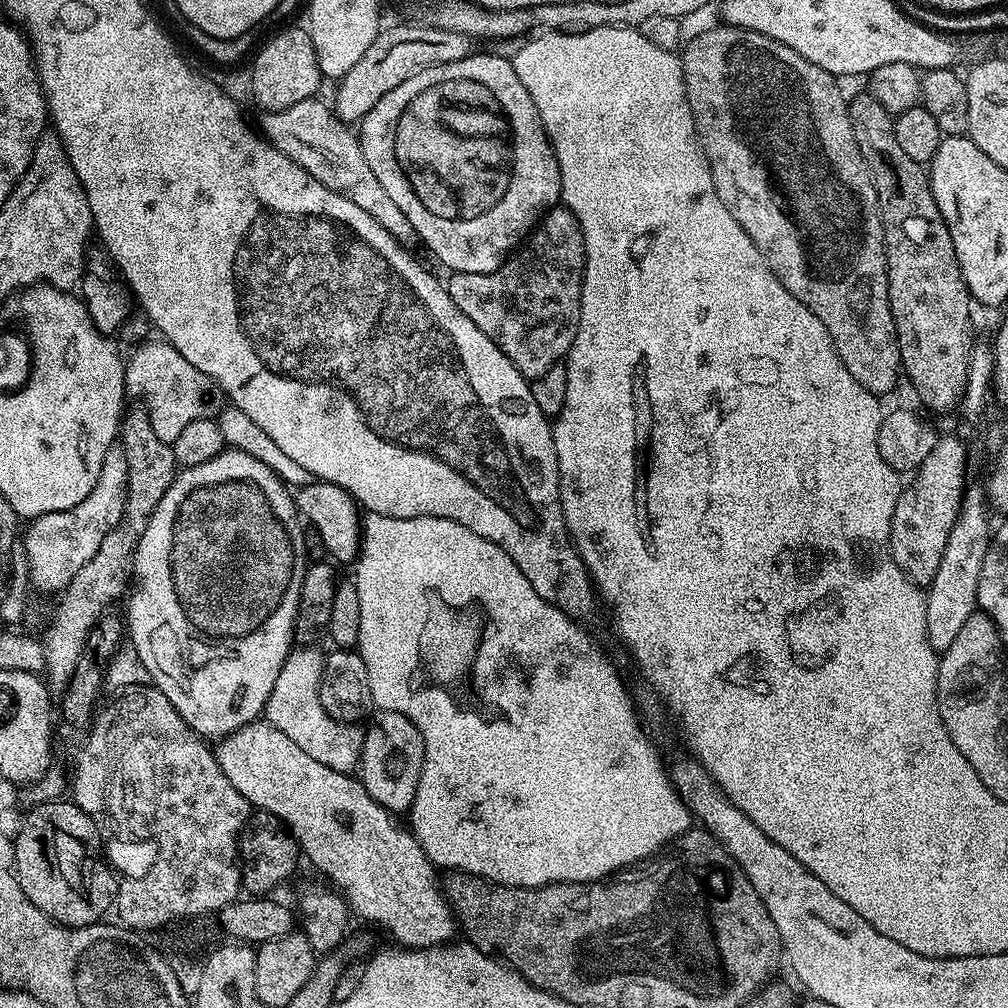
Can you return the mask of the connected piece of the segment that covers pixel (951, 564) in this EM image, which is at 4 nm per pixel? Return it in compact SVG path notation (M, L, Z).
M969 483L964 490L954 530L950 530L950 538L946 541L946 550L942 550L938 574L934 574L934 582L926 585L926 638L937 654L943 654L948 649L950 642L954 642L962 630L962 622L977 611L978 578L982 574L982 562L990 543L988 512L990 508L986 503L985 489Z

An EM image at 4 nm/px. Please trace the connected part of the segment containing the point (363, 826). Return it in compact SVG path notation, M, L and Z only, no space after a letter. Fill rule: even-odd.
M253 722L242 726L238 731L231 732L228 736L223 737L217 744L220 745L215 745L214 748L216 761L222 766L222 774L226 774L226 778L230 778L230 786L234 786L234 790L238 790L238 794L242 798L246 798L253 809L274 814L288 827L288 831L292 833L297 844L300 845L303 859L305 861L308 859L322 875L329 876L333 880L331 883L342 893L344 899L348 902L349 909L355 915L357 912L362 919L377 924L386 935L392 936L391 943L393 945L402 948L434 948L438 944L449 943L455 937L452 935L457 935L458 925L455 916L452 914L452 907L448 904L448 898L444 894L438 876L436 880L436 875L438 875L436 865L430 862L430 858L422 850L422 846L416 841L411 831L405 825L403 828L396 821L399 819L393 813L387 812L377 800L370 798L370 794L364 788L363 783L355 775L330 770L330 766L322 766L322 762L310 758L310 754L306 754L306 750L302 750L292 739L286 738L286 734L282 734L282 730L278 730L273 724L267 722Z

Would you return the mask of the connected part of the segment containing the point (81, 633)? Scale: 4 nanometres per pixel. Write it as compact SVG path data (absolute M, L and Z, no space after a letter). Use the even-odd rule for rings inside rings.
M136 500L133 506L125 507L124 521L117 528L113 527L102 542L98 554L74 574L74 578L62 590L59 597L60 606L56 610L56 618L48 628L48 633L42 636L45 650L46 680L49 685L67 685L76 672L76 667L85 659L88 648L88 636L96 624L109 611L108 608L120 595L125 595L134 572L136 558L136 543L146 530L146 522L151 512L140 512L137 507L144 500ZM124 587L125 592L124 592ZM64 596L64 597L63 597ZM85 652L85 656L84 656Z

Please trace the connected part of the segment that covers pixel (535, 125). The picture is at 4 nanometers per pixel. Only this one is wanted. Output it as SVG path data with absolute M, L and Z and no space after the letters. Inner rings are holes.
M473 54L458 62L430 66L406 78L402 86L394 86L390 94L382 94L382 98L378 98L374 110L370 110L370 114L366 114L364 119L359 121L358 135L362 154L366 154L366 162L370 162L370 170L374 170L378 182L382 182L382 187L390 193L394 206L398 206L398 210L402 210L402 214L410 218L410 226L414 226L419 243L421 245L424 243L452 272L466 272L469 276L473 276L498 270L504 265L505 260L523 245L532 229L540 223L544 213L550 208L557 207L562 200L558 158L543 128L542 118L539 117L538 110L535 108L534 99L530 98L526 87L522 86L522 81L515 73L515 68L508 56Z

